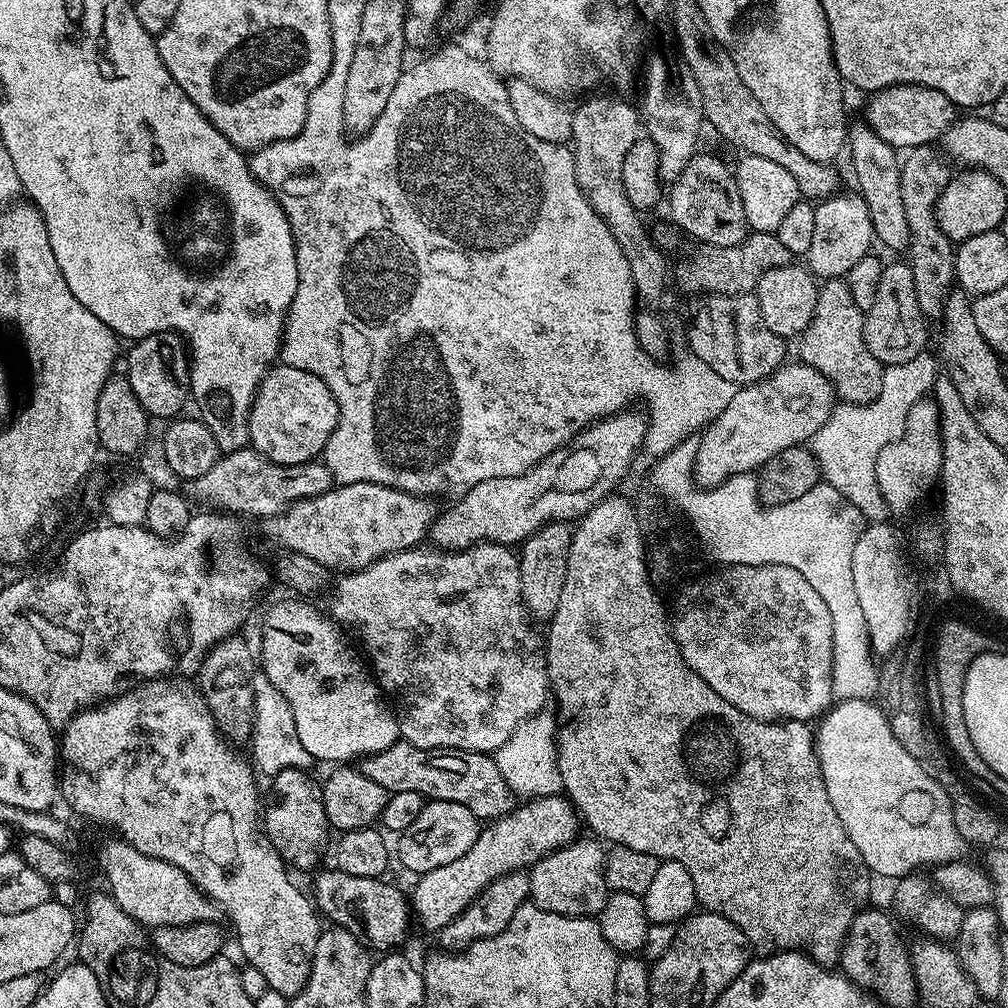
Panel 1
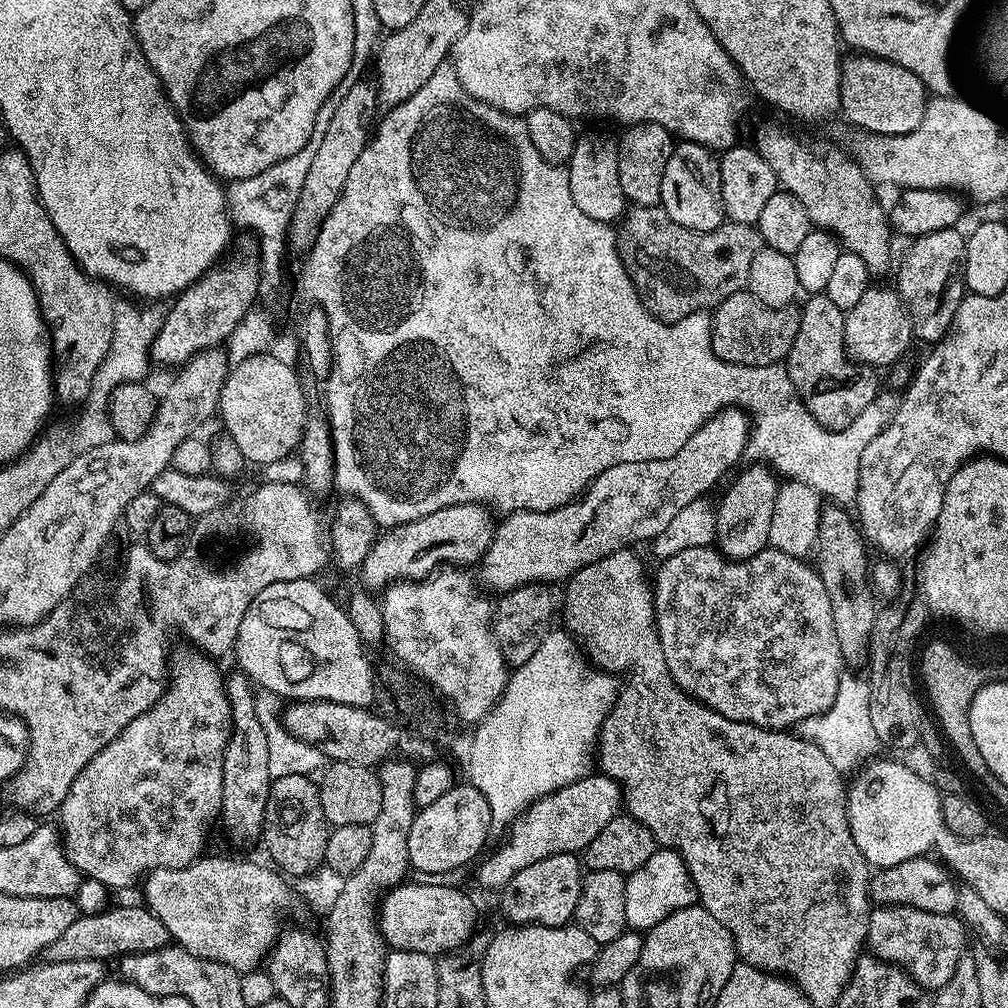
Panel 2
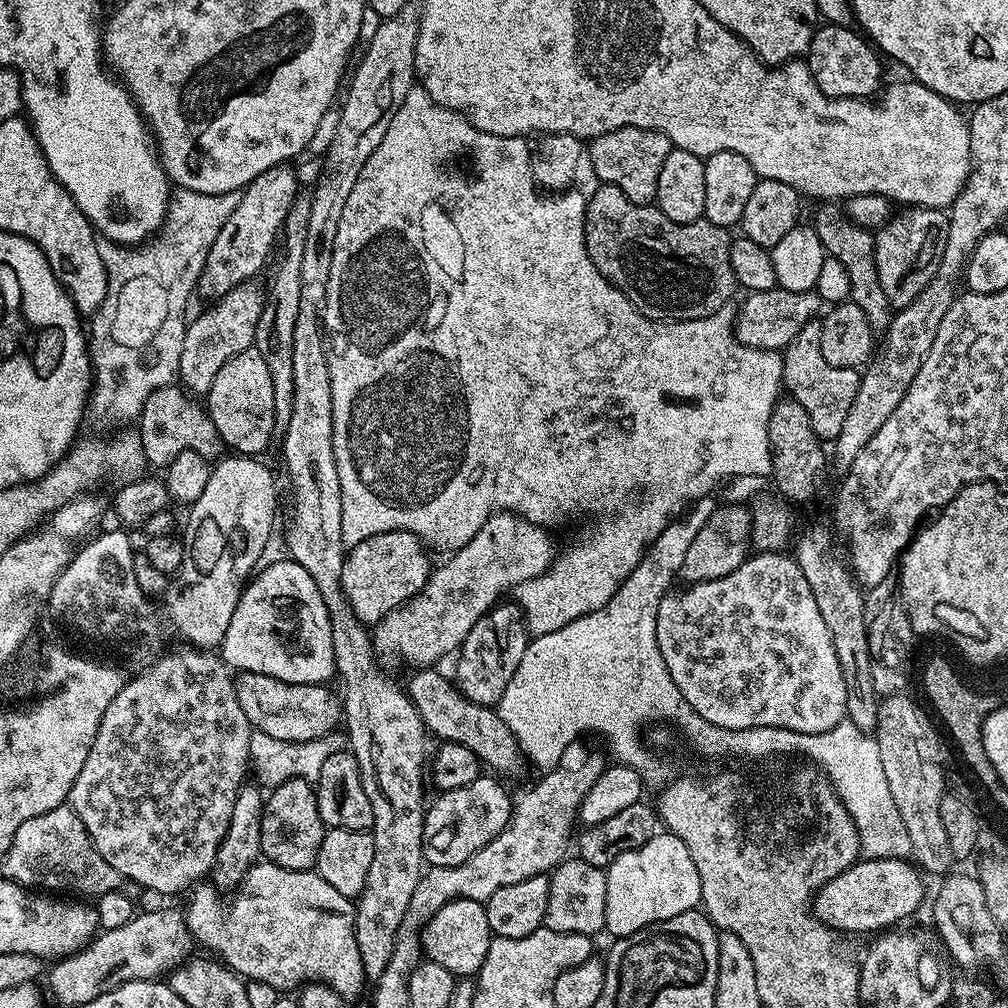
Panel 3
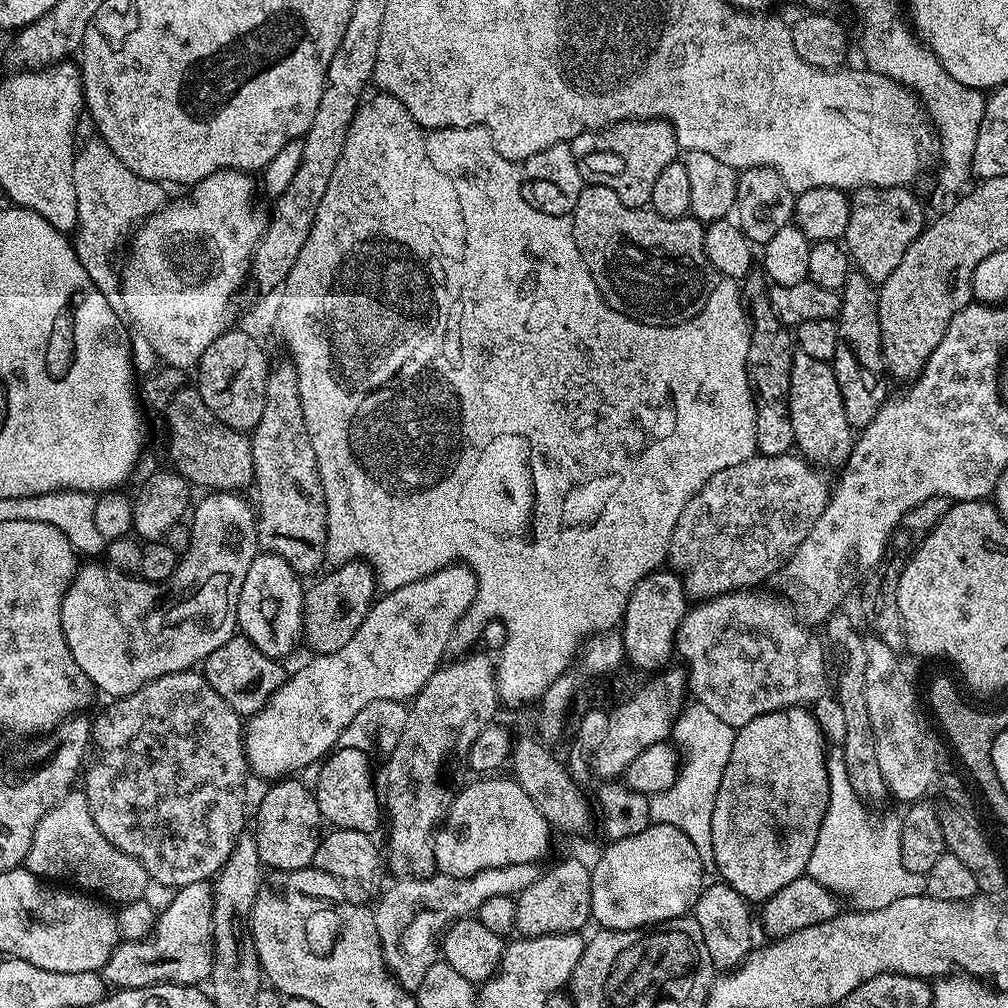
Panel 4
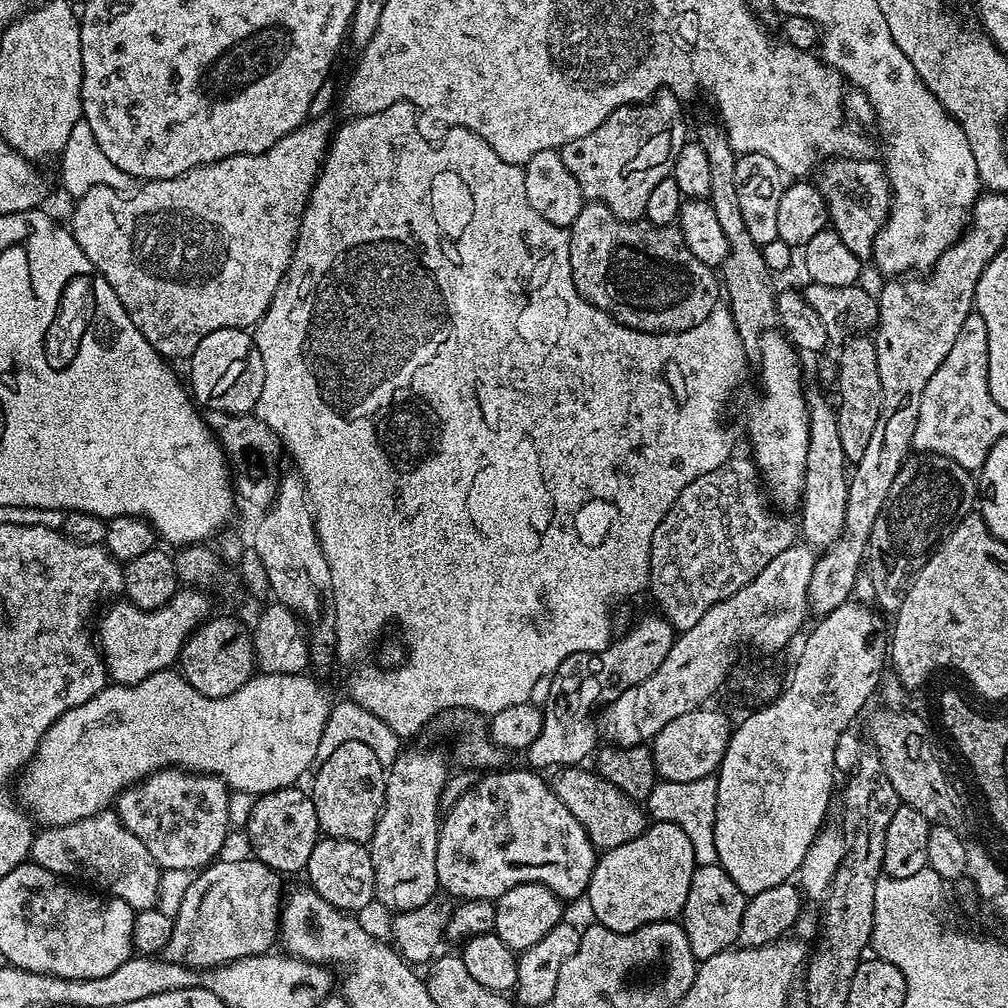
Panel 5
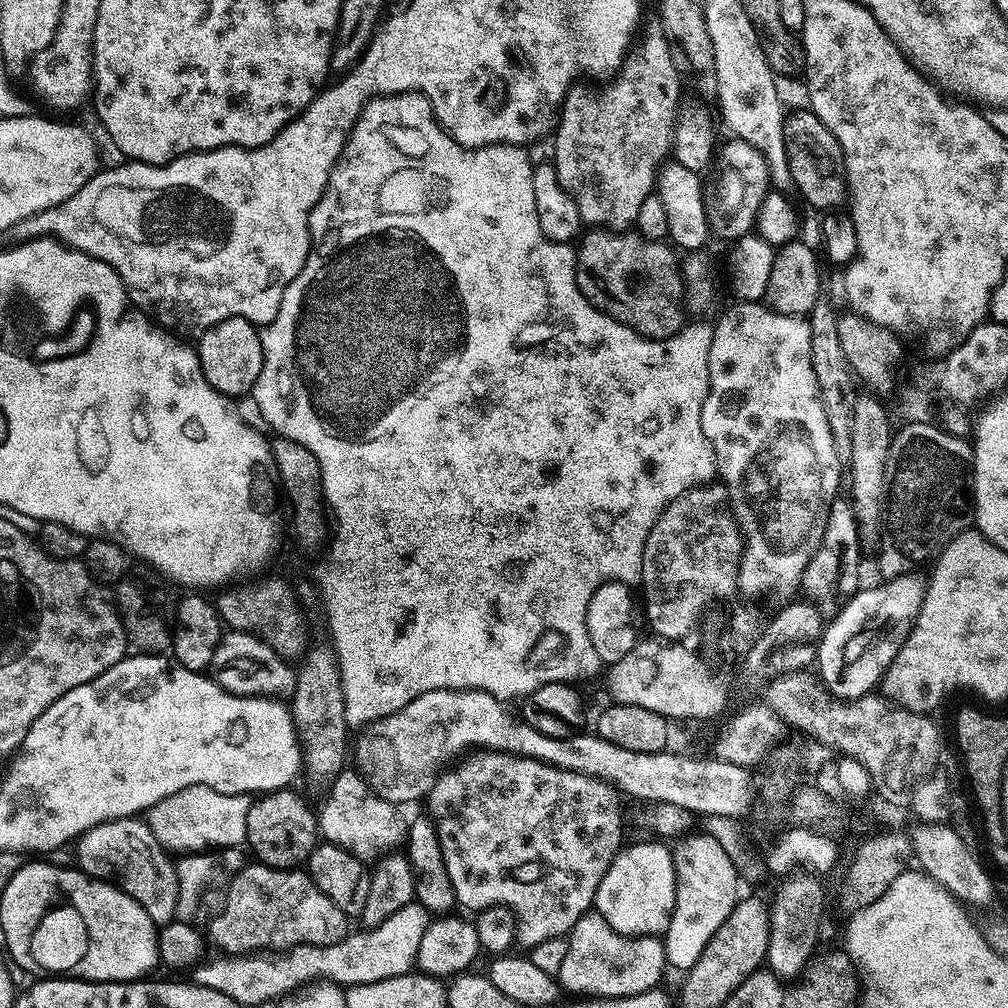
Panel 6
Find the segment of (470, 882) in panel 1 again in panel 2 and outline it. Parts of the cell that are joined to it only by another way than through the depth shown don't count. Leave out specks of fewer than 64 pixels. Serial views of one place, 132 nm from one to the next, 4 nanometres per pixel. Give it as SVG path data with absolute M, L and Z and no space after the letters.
M603 774L583 776L570 786L535 800L521 816L517 816L503 837L505 840L479 861L476 880L484 888L502 890L518 870L526 870L526 866L534 866L534 862L542 862L542 858L563 852L583 853L606 822L621 815L621 812L622 789L617 781Z

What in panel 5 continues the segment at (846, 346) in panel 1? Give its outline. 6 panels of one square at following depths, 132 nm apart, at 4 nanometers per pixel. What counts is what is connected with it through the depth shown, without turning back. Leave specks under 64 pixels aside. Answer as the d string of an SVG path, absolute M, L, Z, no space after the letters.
M809 391L808 402L808 445L806 446L806 474L804 475L804 494L799 505L798 532L803 543L813 550L827 550L844 532L846 522L846 498L848 497L849 473L846 469L850 462L842 450L842 438L838 438L838 422L833 401L828 401L820 392Z

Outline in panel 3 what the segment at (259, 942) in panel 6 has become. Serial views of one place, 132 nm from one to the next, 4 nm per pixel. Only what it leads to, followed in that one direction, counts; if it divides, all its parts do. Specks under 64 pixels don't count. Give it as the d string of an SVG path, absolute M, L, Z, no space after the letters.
M179 907L177 908L156 908L153 912L141 911L139 914L132 917L130 922L126 922L126 926L118 926L118 930L103 930L89 943L88 947L81 948L72 956L66 956L55 961L56 964L47 969L46 980L48 976L48 988L52 991L52 996L60 1004L76 1004L83 1006L86 1002L94 1002L94 998L98 998L102 994L106 994L110 990L114 990L118 986L122 986L126 982L134 982L135 980L155 980L163 977L165 974L171 973L172 969L180 967L185 960L193 955L194 941L192 935L188 933L188 923L184 920L184 913Z

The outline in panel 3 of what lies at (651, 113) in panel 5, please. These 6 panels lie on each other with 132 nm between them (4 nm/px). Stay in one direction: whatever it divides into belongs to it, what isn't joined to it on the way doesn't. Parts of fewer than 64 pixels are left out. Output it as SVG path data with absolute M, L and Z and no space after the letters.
M619 128L595 137L587 145L586 160L587 163L588 160L592 163L597 181L618 186L618 190L622 190L622 194L629 196L635 204L652 204L656 198L662 162L666 162L666 154L670 154L672 150L666 134L649 128Z

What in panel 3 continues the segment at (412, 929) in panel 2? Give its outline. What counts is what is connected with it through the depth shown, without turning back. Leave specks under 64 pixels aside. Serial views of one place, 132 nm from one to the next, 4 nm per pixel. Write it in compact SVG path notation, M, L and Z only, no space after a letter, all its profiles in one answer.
M451 900L424 923L420 933L423 955L442 966L456 978L472 978L486 962L486 950L494 939L484 904L478 900Z

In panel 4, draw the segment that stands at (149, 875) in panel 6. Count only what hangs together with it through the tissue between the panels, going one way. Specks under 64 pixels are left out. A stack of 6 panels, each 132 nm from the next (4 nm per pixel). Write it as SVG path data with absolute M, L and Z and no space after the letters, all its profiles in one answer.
M69 790L40 819L23 867L48 882L76 879L77 889L88 894L99 894L108 902L116 900L117 905L141 899L149 881L142 862L130 858L130 854L122 854L122 850L106 842L102 830L94 826L90 806L80 790Z

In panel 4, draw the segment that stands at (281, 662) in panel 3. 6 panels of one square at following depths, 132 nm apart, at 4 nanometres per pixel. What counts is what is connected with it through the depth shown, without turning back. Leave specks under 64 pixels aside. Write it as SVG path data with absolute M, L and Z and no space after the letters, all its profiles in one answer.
M261 551L250 562L250 570L246 570L246 578L242 582L242 590L238 594L238 606L236 607L237 629L250 641L262 654L273 658L285 658L296 648L296 643L301 643L304 630L304 594L305 585L300 585L301 577L282 558L278 558L272 552Z

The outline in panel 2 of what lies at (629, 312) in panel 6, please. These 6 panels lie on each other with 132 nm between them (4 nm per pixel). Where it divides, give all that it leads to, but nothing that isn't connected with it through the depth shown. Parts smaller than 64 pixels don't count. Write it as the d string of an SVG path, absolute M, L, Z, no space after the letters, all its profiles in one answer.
M659 206L629 207L618 228L620 261L626 266L628 276L638 290L638 298L650 315L665 322L675 322L695 312L708 312L730 298L730 294L745 291L750 262L761 246L760 229L753 225L725 222L709 232L695 232L686 230L686 226L678 226L678 222L671 220Z

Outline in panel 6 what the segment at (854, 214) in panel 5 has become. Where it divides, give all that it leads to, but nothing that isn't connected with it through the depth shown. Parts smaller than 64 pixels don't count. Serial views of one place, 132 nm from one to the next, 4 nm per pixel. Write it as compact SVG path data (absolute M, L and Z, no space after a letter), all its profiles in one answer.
M810 110L796 112L784 121L784 145L790 166L790 178L794 178L794 189L812 208L836 210L840 203L849 199L848 179L844 177L844 155L842 146L826 130L826 126Z

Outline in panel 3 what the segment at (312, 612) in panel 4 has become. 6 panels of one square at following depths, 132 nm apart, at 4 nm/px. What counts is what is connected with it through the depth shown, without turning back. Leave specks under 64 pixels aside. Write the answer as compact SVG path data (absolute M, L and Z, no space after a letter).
M412 532L374 534L347 549L342 566L342 590L361 622L375 626L386 614L420 593L434 567L433 561L428 561L427 551L424 541Z

